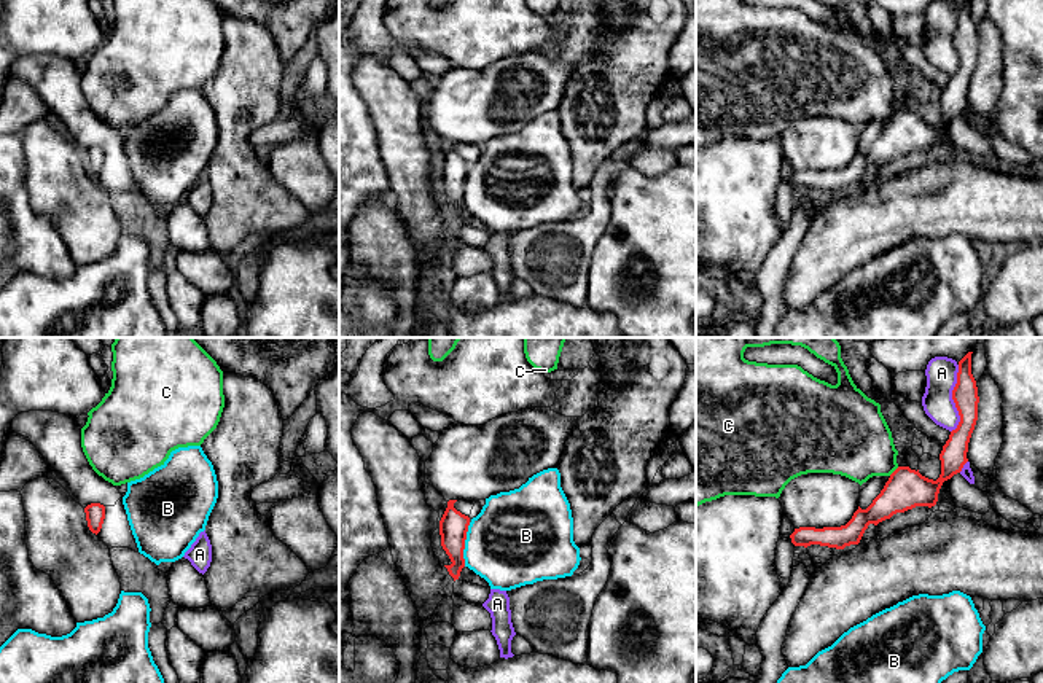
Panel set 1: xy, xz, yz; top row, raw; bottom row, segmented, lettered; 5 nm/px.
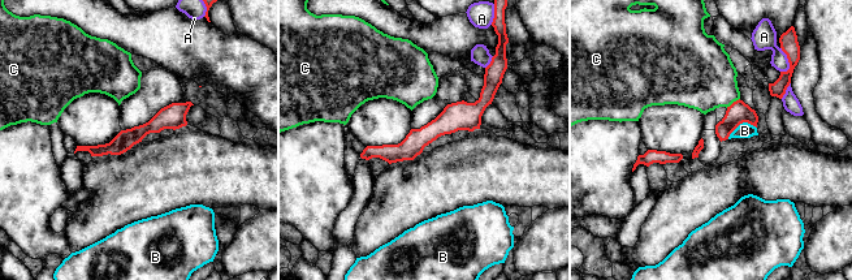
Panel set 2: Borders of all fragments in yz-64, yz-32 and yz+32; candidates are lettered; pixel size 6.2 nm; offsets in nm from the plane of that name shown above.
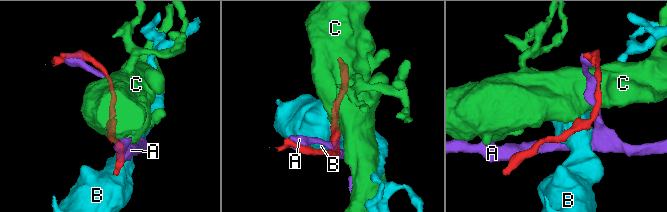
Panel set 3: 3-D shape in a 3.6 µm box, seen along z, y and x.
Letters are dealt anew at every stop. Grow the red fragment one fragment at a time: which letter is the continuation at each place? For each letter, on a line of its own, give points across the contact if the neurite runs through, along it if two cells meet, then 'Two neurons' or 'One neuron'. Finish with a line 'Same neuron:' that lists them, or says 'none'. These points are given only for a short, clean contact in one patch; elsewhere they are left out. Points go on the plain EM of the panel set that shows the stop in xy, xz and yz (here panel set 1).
A: Two neurons
B: Boundary: xz (470, 166), (465, 175), (464, 209). Two neurons
C: Boundary: yz (898, 110), (889, 118). Two neurons
Same neuron: none

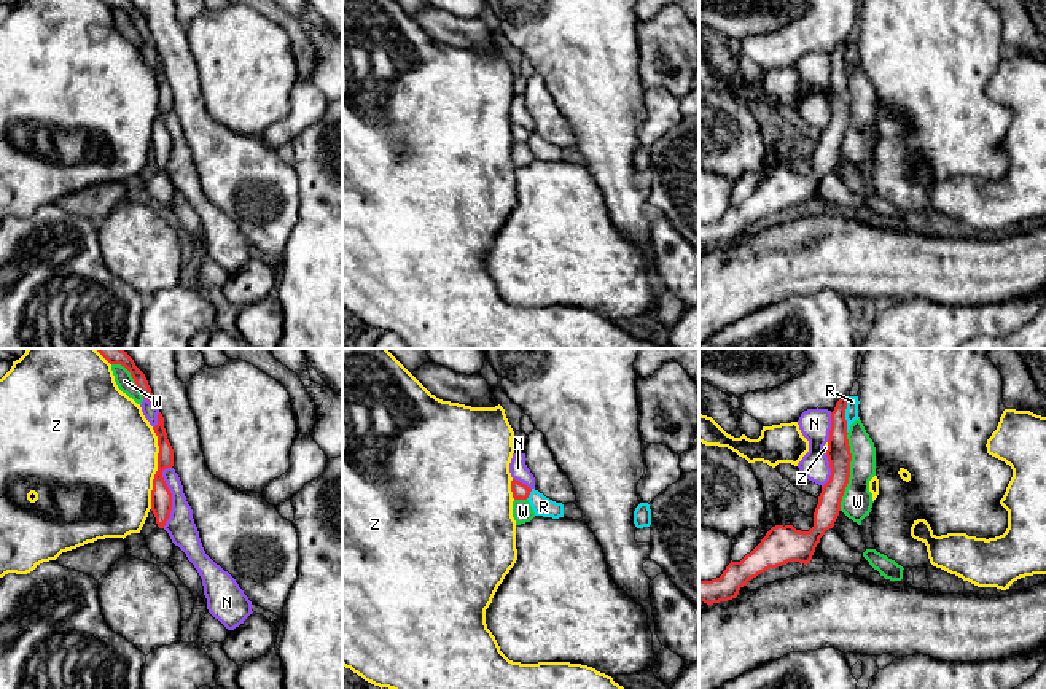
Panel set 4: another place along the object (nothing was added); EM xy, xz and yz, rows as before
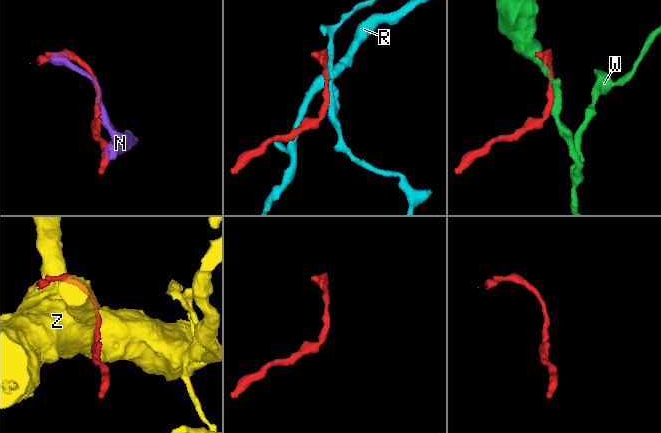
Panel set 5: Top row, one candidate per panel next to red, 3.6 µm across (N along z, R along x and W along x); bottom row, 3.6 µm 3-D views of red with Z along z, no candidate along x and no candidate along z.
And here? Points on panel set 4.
N: Two neurons
R: Two neurons
W: Two neurons
Z: Two neurons
Same neuron: none

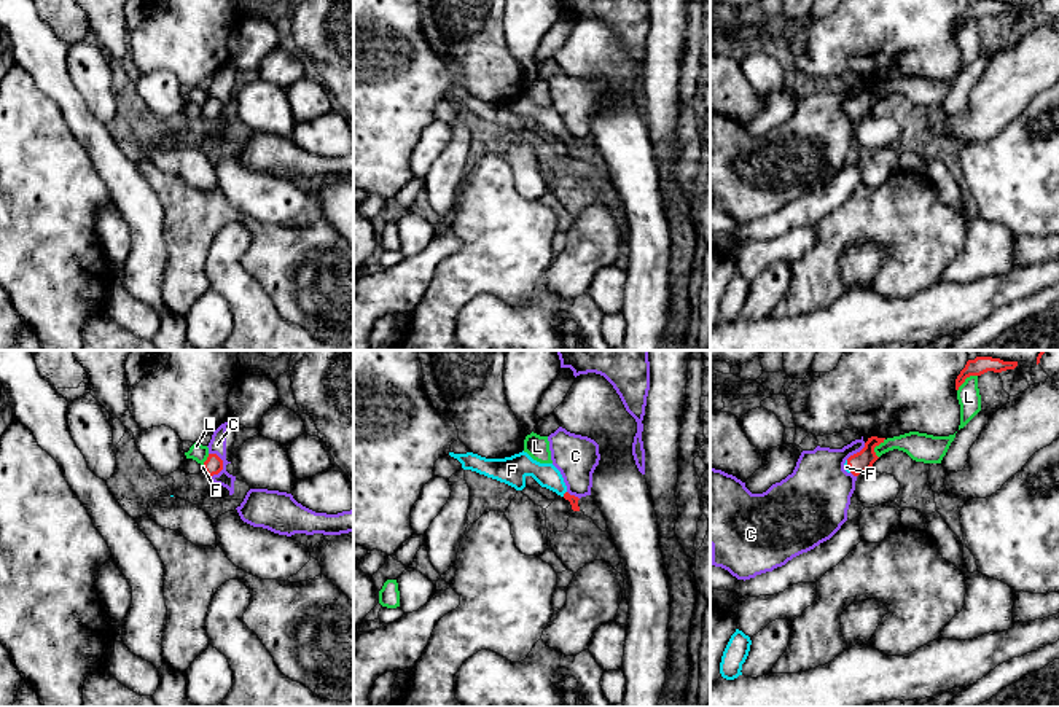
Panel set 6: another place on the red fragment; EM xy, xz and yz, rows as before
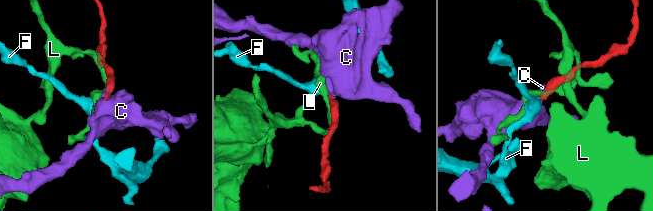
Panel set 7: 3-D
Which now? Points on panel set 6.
C: Boundary: xy (215, 96), (222, 104), (222, 112), (211, 120). Two neurons
F: Path across: xz (574, 144), (564, 137), (547, 118). One neuron
L: Two neurons
Same neuron: F

